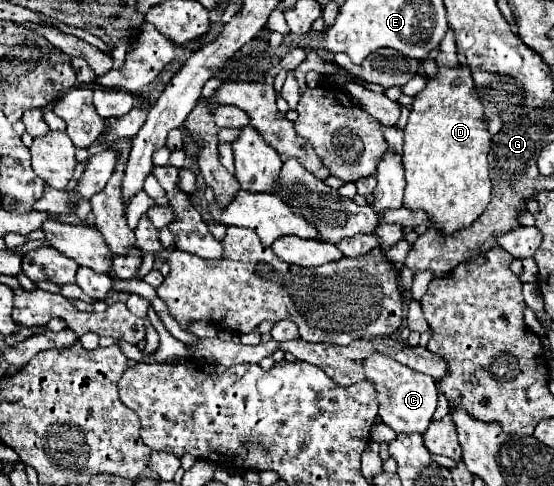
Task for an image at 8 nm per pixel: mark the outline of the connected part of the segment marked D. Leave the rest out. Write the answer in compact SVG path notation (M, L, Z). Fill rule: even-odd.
M439 67L437 75L427 79L423 91L413 97L409 123L405 127L405 145L403 145L403 169L405 169L405 207L425 209L431 223L443 233L451 235L453 231L471 225L491 201L491 179L489 179L489 155L491 135L483 117L483 105L475 91L471 71L467 67Z

